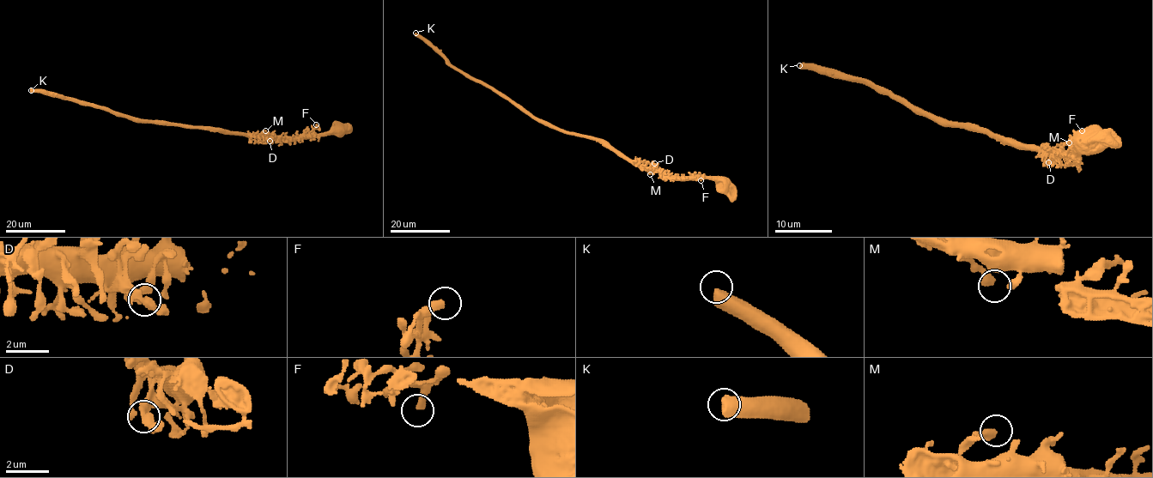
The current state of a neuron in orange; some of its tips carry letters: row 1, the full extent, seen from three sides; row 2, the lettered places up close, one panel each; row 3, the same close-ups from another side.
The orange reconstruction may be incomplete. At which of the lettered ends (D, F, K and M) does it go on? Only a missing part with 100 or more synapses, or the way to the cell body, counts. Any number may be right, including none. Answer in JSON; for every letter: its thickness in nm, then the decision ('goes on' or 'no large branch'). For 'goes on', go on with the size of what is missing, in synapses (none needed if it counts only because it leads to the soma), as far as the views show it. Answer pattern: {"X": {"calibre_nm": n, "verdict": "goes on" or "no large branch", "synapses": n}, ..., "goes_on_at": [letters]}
{"D": {"calibre_nm": 360, "verdict": "no large branch"}, "F": {"calibre_nm": 360, "verdict": "no large branch"}, "K": {"calibre_nm": 600, "verdict": "goes on", "synapses": 250}, "M": {"calibre_nm": 400, "verdict": "no large branch"}, "goes_on_at": ["K"]}

